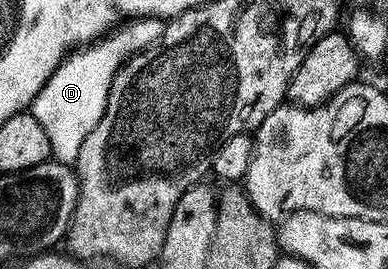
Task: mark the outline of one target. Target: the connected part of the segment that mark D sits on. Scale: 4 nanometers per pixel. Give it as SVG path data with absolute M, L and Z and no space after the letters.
M144 17L124 22L122 26L83 50L70 52L58 64L32 101L29 110L45 129L56 163L74 164L85 137L89 137L97 121L101 121L101 113L107 104L107 94L116 71L132 55L142 51L150 43L156 43L161 37L165 23L161 19Z

